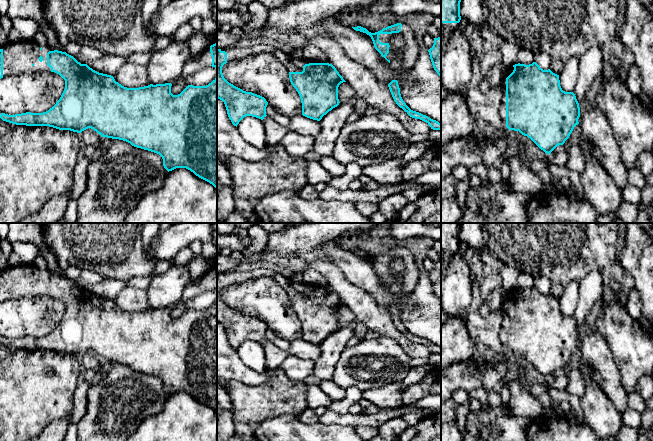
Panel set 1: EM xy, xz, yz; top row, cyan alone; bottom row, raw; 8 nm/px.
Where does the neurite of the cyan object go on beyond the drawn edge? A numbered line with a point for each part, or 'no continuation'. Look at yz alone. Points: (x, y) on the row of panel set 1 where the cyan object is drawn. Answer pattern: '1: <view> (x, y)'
1: yz (509, 70)

